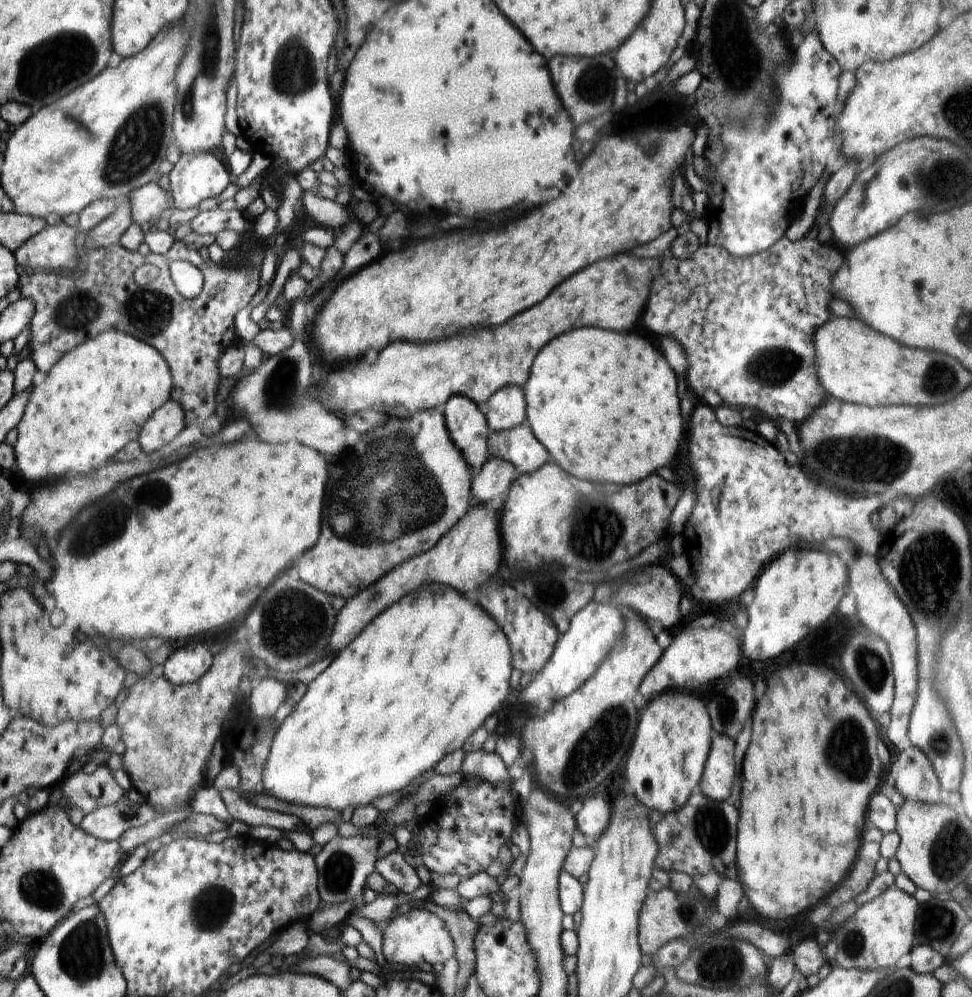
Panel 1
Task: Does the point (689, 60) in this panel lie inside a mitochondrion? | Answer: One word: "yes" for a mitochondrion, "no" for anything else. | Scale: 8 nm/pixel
no

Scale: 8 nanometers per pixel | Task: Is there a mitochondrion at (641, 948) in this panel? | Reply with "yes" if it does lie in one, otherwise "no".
no

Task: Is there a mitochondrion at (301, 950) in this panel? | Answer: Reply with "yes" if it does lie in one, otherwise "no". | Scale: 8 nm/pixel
no

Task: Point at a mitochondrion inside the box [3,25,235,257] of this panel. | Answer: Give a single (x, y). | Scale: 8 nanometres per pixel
(66, 57)

